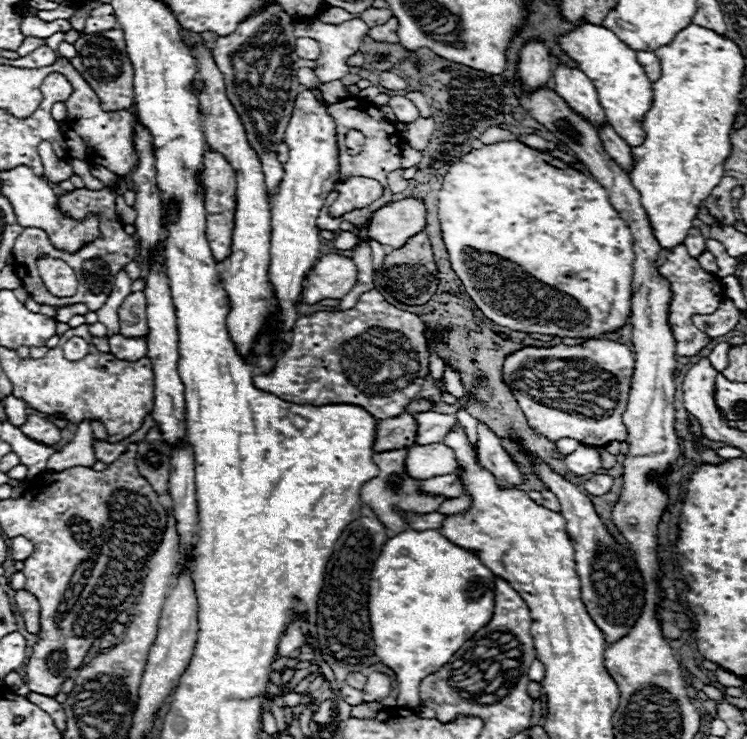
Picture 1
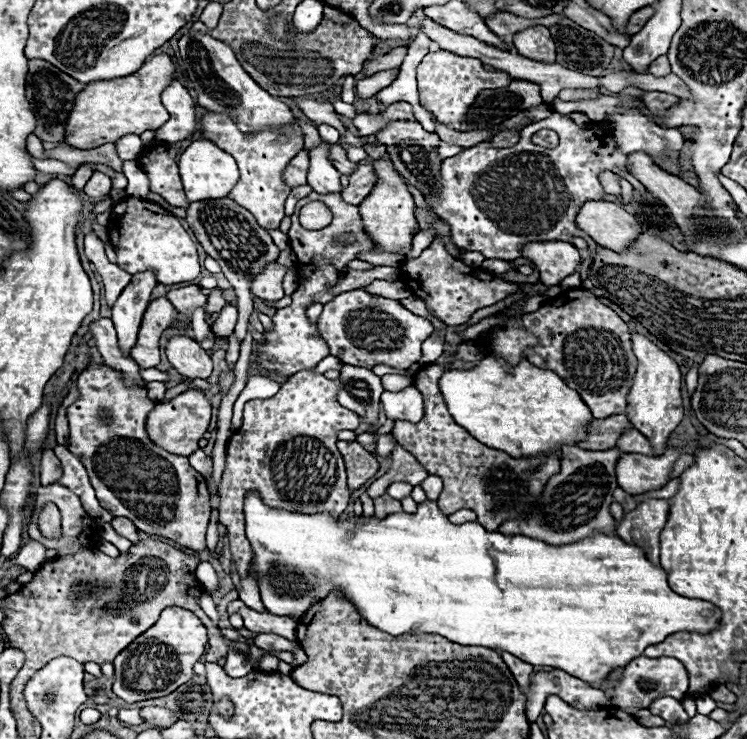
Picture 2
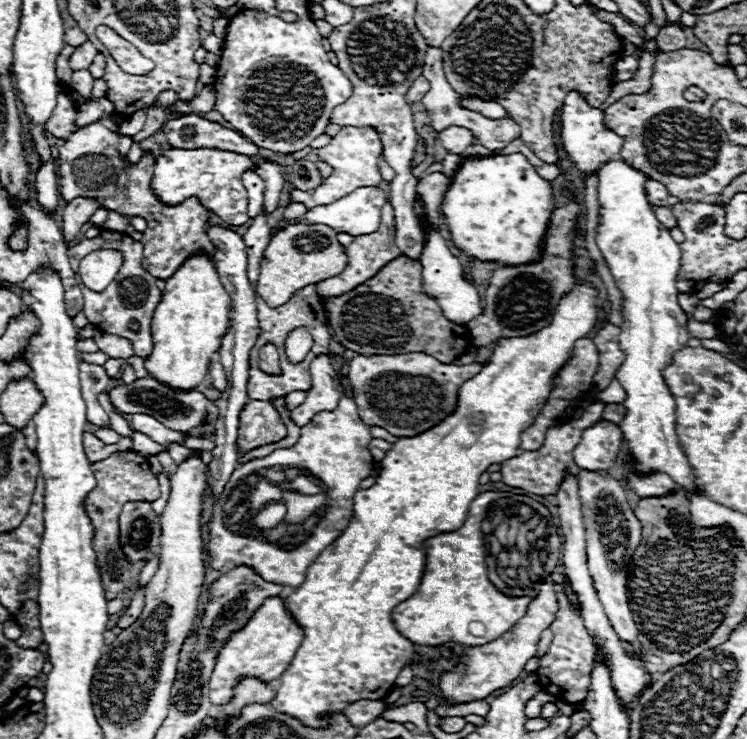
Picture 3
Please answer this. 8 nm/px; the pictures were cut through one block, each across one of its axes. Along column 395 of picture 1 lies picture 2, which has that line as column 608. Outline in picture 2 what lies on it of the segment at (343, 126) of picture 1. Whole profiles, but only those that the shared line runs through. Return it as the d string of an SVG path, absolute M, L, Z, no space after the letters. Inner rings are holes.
M552 112L548 118L534 122L530 126L524 126L520 132L520 142L512 148L494 148L488 142L480 142L452 158L446 158L442 162L440 198L438 202L428 200L428 204L444 222L450 224L452 242L456 246L468 252L482 252L486 258L516 260L522 256L522 248L530 242L546 242L546 240L572 242L572 238L580 236L588 242L592 252L591 257L583 260L579 268L581 278L586 279L598 244L584 230L576 226L576 214L584 202L604 200L604 188L598 180L598 174L614 168L626 170L626 162L628 162L628 154L624 154L622 148L616 144L610 128L604 128L602 124L590 124L586 128L580 128L572 118ZM542 128L550 128L558 132L560 144L556 148L550 150L530 142L532 134Z

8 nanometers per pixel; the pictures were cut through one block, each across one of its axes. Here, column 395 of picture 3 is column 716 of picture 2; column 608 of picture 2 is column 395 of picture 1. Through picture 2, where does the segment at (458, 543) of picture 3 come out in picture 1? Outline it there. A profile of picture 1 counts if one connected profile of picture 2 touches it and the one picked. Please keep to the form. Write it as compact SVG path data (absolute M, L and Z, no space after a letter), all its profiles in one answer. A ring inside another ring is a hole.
M438 530L400 532L384 544L384 550L372 568L368 583L368 611L372 636L376 642L376 656L394 670L398 680L396 704L400 708L420 706L418 682L448 664L452 654L458 652L462 644L472 638L476 630L480 630L480 626L490 622L494 614L492 580L494 574L480 562L474 552L456 546Z

